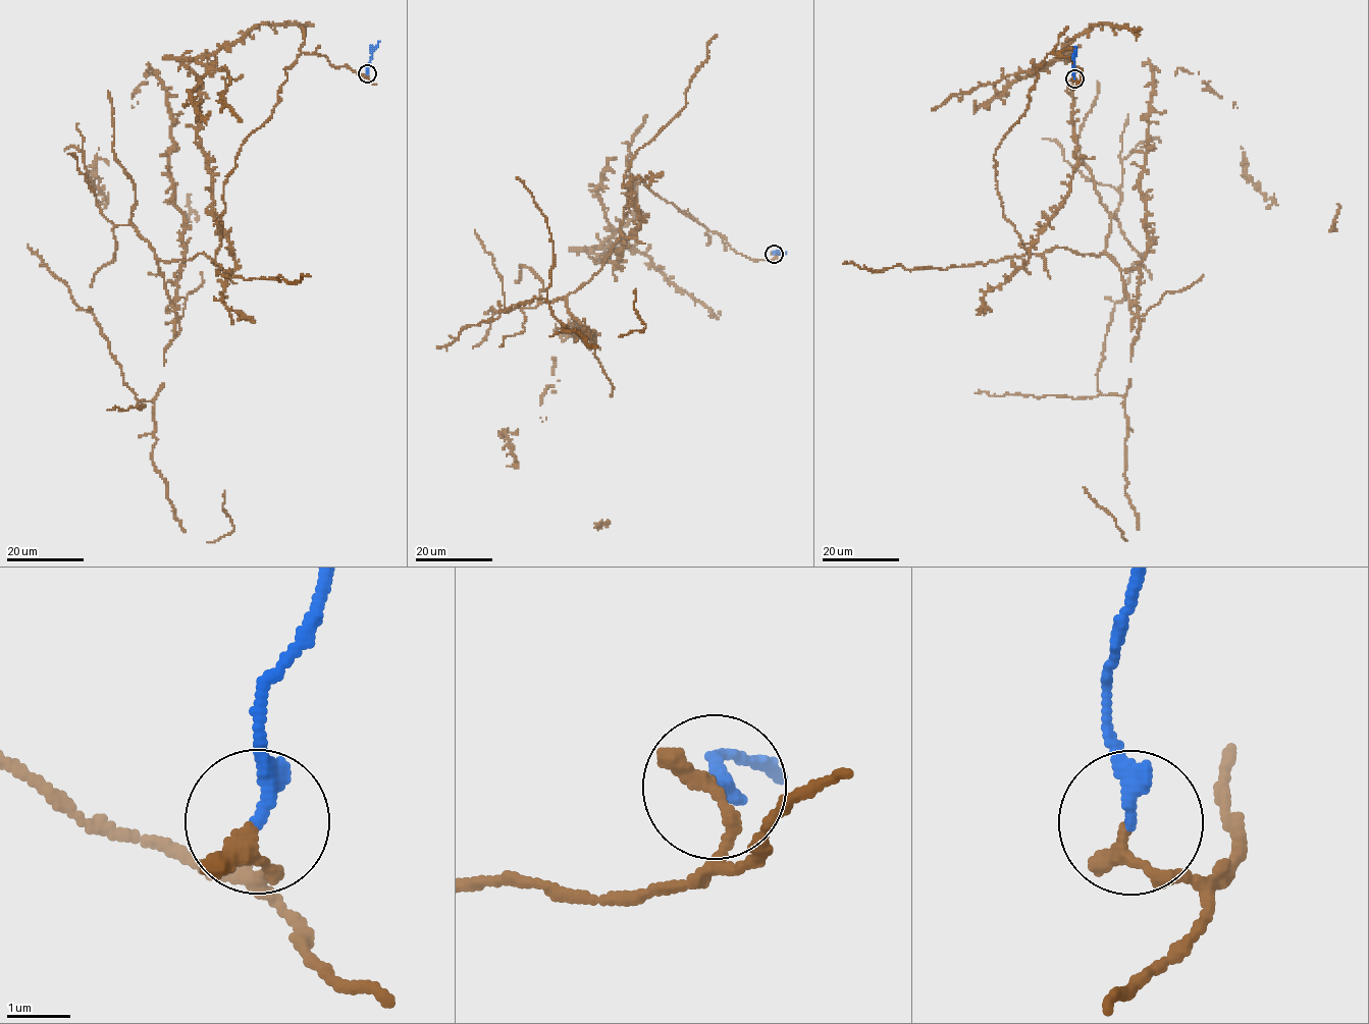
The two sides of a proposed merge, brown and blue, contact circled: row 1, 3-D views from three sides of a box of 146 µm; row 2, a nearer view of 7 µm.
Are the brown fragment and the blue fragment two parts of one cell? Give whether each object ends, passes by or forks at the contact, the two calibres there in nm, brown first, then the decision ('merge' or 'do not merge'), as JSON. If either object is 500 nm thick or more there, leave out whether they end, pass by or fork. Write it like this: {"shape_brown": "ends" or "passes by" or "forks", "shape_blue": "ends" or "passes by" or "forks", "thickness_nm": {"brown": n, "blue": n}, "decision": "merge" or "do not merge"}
{"shape_brown": "ends", "shape_blue": "ends", "thickness_nm": {"brown": 300, "blue": 280}, "decision": "do not merge"}

